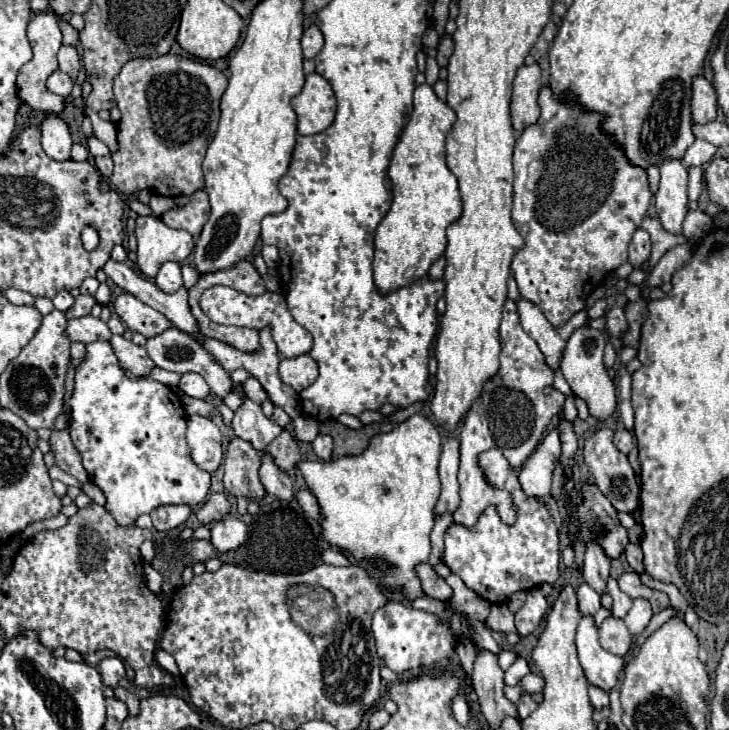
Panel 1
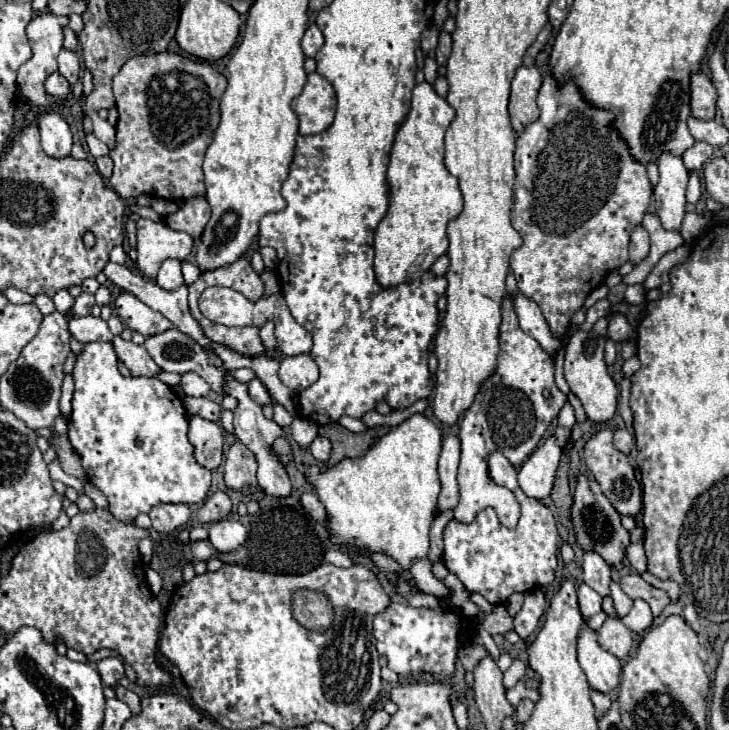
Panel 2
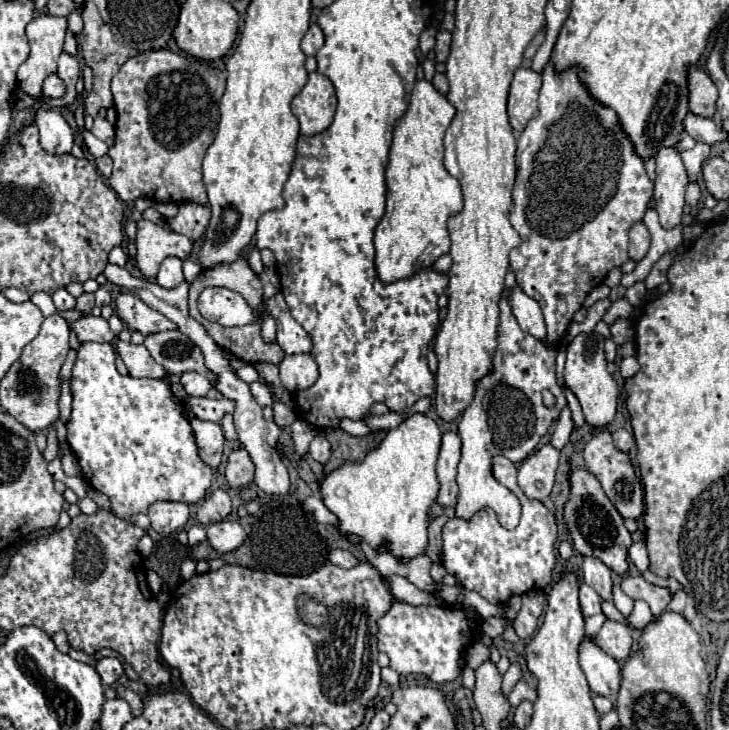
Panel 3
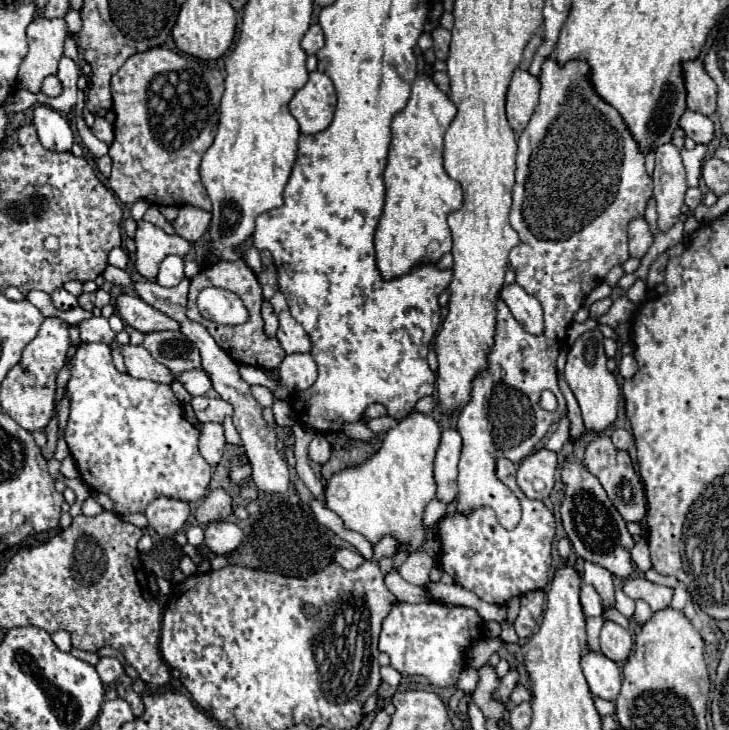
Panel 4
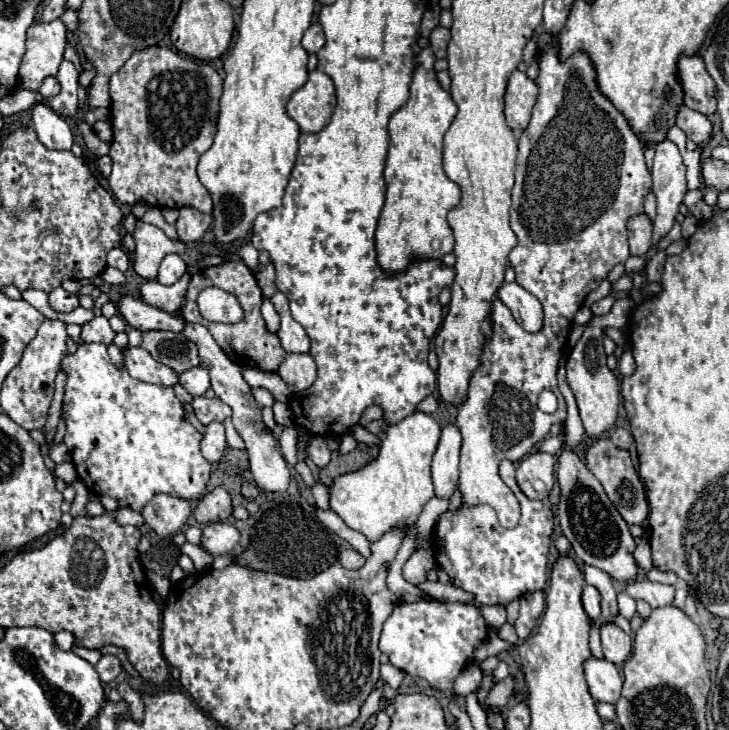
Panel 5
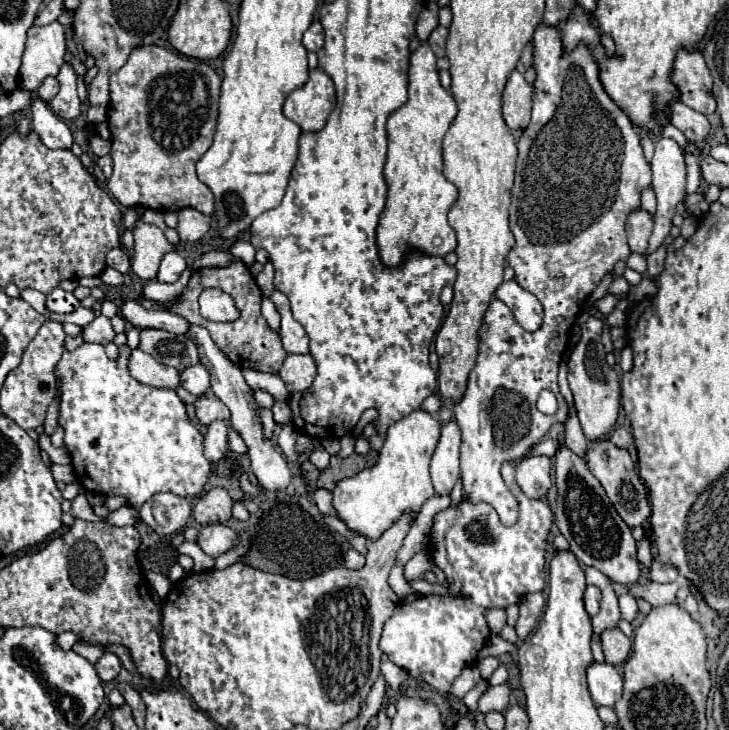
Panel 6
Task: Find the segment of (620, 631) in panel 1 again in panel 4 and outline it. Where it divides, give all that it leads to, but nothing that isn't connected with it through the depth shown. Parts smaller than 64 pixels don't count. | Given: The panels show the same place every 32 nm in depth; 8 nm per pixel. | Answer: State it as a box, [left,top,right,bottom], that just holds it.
[600,620,632,664]

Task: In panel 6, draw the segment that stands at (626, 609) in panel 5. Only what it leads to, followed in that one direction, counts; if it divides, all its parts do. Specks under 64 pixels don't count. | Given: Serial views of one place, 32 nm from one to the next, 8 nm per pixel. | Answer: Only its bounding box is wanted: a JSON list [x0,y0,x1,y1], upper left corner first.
[618,594,638,622]

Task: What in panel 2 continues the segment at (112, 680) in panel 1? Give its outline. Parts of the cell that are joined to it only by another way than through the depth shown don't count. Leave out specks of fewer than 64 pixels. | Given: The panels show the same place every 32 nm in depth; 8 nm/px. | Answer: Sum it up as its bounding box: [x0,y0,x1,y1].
[96,658,124,686]

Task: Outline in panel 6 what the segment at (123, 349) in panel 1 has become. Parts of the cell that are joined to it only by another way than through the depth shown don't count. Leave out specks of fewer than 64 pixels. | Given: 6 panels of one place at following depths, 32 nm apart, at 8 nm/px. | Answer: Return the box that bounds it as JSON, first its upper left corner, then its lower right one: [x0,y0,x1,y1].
[128,348,180,390]

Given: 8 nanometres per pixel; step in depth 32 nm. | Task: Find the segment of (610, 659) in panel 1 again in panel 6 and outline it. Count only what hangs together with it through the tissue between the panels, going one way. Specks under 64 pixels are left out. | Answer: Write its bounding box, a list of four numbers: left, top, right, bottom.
[588,662,622,708]

